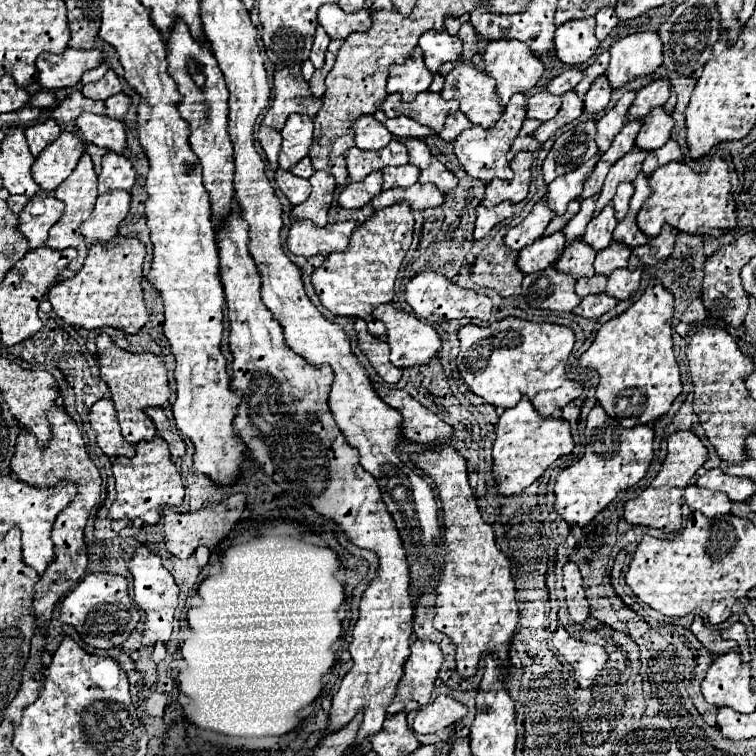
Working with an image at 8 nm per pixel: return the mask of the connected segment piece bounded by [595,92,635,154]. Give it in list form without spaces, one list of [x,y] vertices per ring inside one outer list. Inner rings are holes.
[[[625,92],[623,98],[617,102],[615,108],[611,108],[603,118],[597,120],[597,134],[595,134],[595,142],[597,142],[597,148],[599,152],[607,152],[615,134],[623,128],[623,120],[625,120],[625,114],[631,106],[631,102],[635,100],[635,92]]]

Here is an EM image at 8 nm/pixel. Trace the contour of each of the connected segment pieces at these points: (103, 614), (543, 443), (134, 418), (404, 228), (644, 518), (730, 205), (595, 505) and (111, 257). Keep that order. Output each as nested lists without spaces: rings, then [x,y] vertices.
[[[101,572],[101,574],[87,574],[85,578],[81,578],[79,584],[63,598],[59,620],[75,626],[81,640],[91,648],[109,650],[121,646],[129,638],[137,622],[141,620],[141,612],[129,598],[125,576]]]
[[[525,398],[519,400],[517,406],[505,410],[495,426],[495,442],[493,442],[493,478],[497,482],[497,490],[501,496],[513,496],[523,492],[535,480],[543,476],[543,472],[561,456],[571,454],[573,438],[569,422],[561,418],[541,418],[533,404]]]
[[[103,332],[97,336],[97,360],[99,360],[99,376],[107,384],[111,392],[111,400],[119,414],[119,424],[123,438],[131,444],[141,440],[151,440],[155,436],[155,424],[145,416],[145,406],[163,406],[169,400],[169,384],[167,370],[159,356],[155,354],[131,354],[117,348],[111,338]]]
[[[397,202],[389,208],[377,210],[367,222],[359,224],[353,230],[349,248],[345,252],[329,254],[311,276],[311,284],[317,296],[321,298],[323,306],[337,316],[359,316],[367,322],[369,334],[383,336],[385,326],[379,320],[375,320],[371,312],[379,304],[389,304],[393,300],[393,284],[399,266],[405,258],[405,252],[411,246],[413,224],[413,210],[405,202]]]
[[[673,432],[669,436],[667,458],[661,464],[657,478],[651,482],[651,486],[645,492],[641,492],[637,498],[633,498],[625,504],[625,520],[629,524],[659,528],[667,534],[679,532],[681,522],[683,522],[683,518],[681,518],[683,488],[689,484],[689,480],[695,476],[695,472],[705,464],[705,460],[707,460],[707,448],[693,432]]]
[[[717,154],[711,158],[711,166],[707,172],[697,174],[685,162],[671,162],[653,172],[649,178],[651,196],[645,200],[637,214],[637,226],[649,238],[657,236],[663,224],[685,232],[685,234],[699,234],[699,236],[713,236],[733,230],[735,220],[735,200],[733,192],[739,180],[729,156]]]
[[[599,404],[587,418],[585,438],[585,456],[561,470],[555,480],[555,512],[571,526],[587,526],[621,490],[635,486],[647,474],[653,458],[653,430],[649,426],[627,430],[609,418]]]
[[[115,236],[109,244],[93,244],[83,268],[71,280],[63,280],[49,290],[47,298],[53,312],[69,326],[85,330],[111,326],[125,334],[137,334],[145,324],[147,314],[141,290],[143,258],[145,246],[137,238]]]

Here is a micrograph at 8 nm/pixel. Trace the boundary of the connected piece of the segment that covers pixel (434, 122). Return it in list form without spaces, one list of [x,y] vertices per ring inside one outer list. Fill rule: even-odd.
[[[421,92],[413,102],[399,102],[399,94],[389,94],[381,110],[389,118],[401,114],[439,132],[445,124],[445,118],[459,110],[459,104],[457,100],[443,100],[441,94],[435,92]]]

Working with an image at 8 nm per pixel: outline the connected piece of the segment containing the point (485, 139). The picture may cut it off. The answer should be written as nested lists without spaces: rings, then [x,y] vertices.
[[[513,94],[503,116],[499,118],[499,122],[489,128],[489,130],[483,130],[479,126],[471,126],[469,130],[461,132],[455,142],[453,142],[453,152],[459,160],[459,164],[463,166],[463,170],[473,176],[473,178],[479,178],[481,182],[489,184],[493,178],[501,178],[501,180],[511,180],[513,178],[513,170],[509,168],[509,162],[507,162],[507,152],[515,140],[515,136],[519,134],[521,130],[521,124],[525,120],[525,114],[527,114],[527,106],[525,106],[527,98],[525,94]]]

